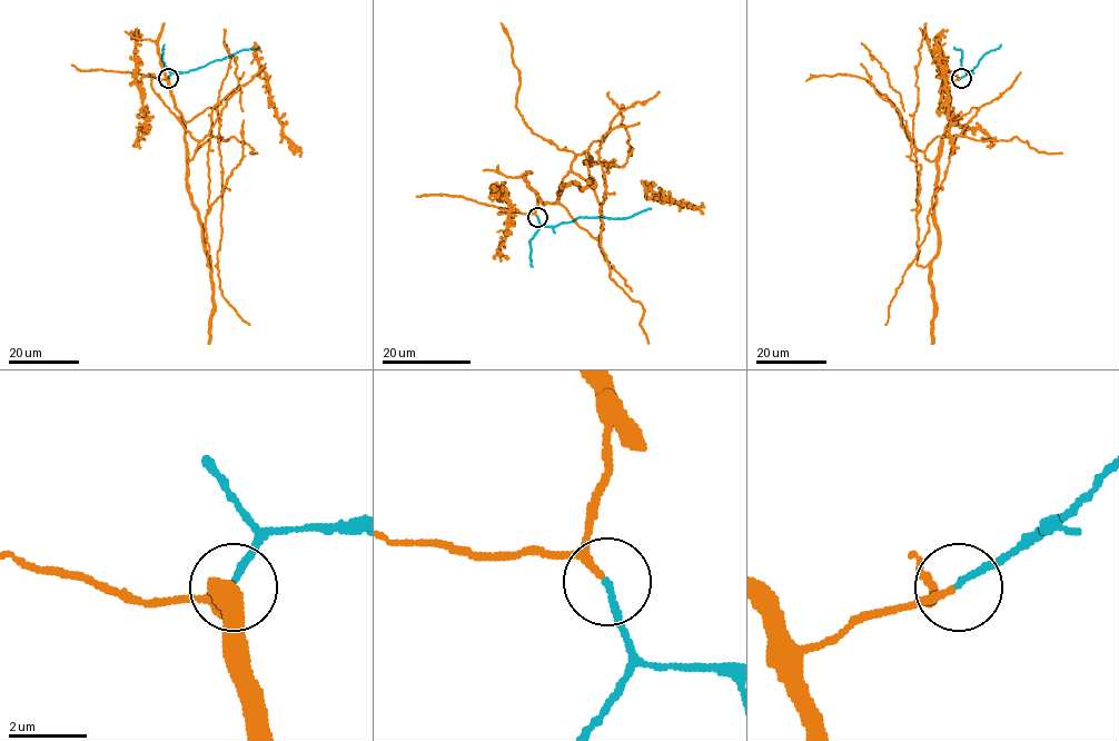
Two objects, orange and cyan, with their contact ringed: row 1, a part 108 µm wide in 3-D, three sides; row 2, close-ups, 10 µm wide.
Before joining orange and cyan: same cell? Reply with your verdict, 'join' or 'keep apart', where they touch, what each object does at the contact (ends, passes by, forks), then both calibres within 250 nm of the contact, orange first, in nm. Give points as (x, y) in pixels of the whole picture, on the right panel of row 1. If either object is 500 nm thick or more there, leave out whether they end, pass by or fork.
join | (961, 78) | orange passes by | cyan ends | 140/140 nm

